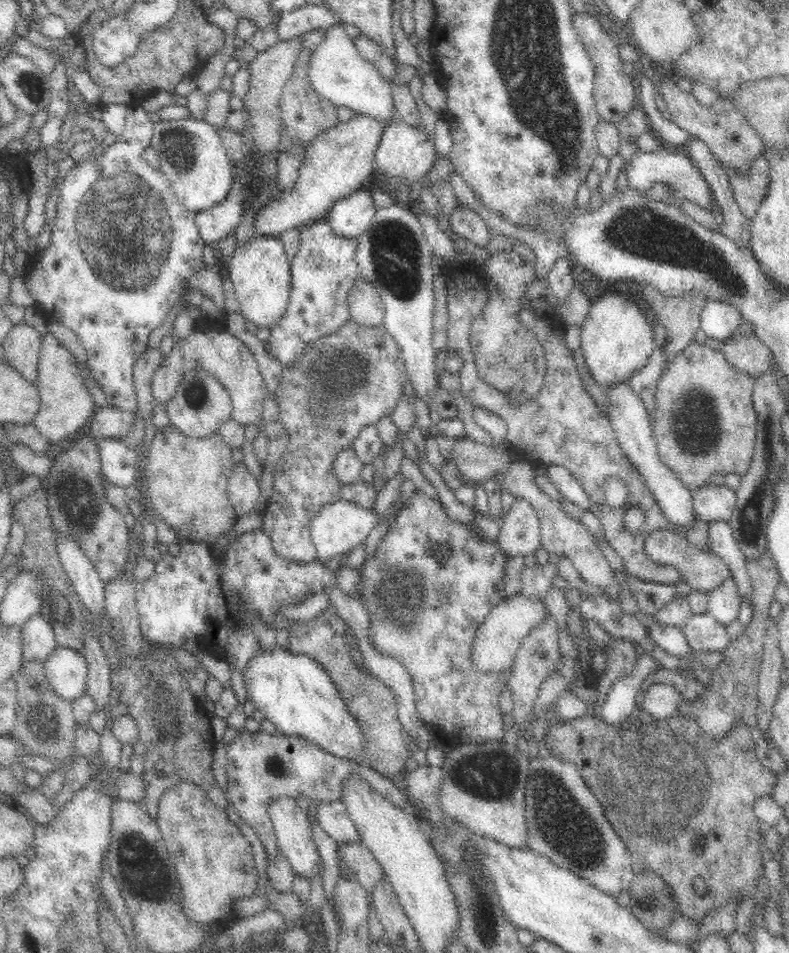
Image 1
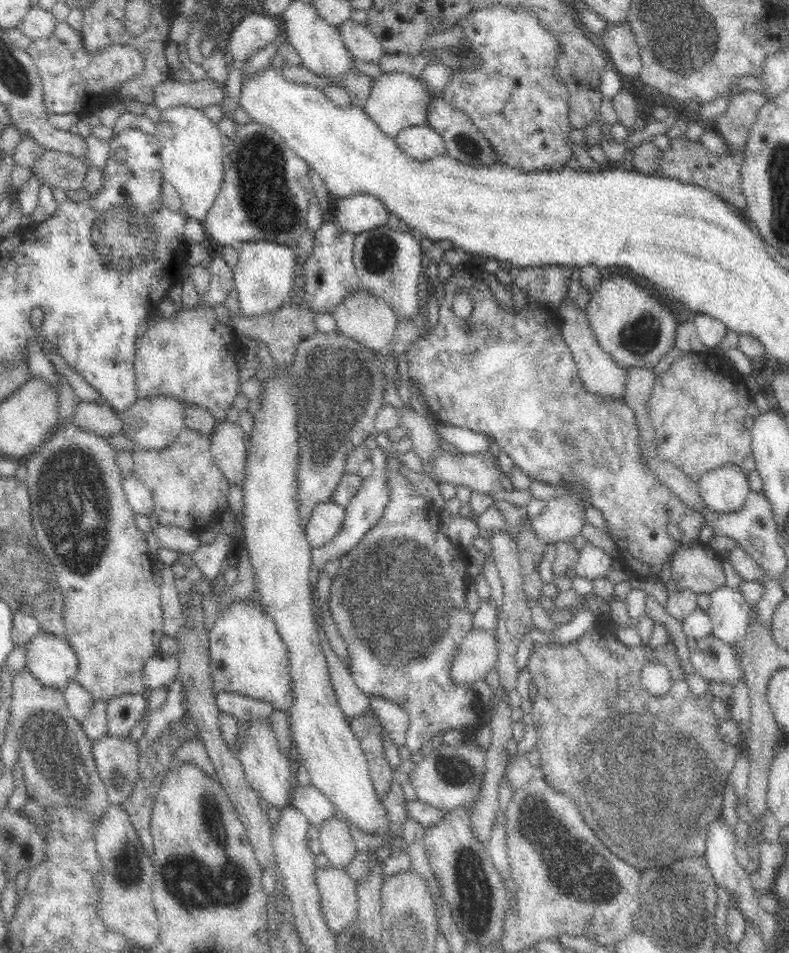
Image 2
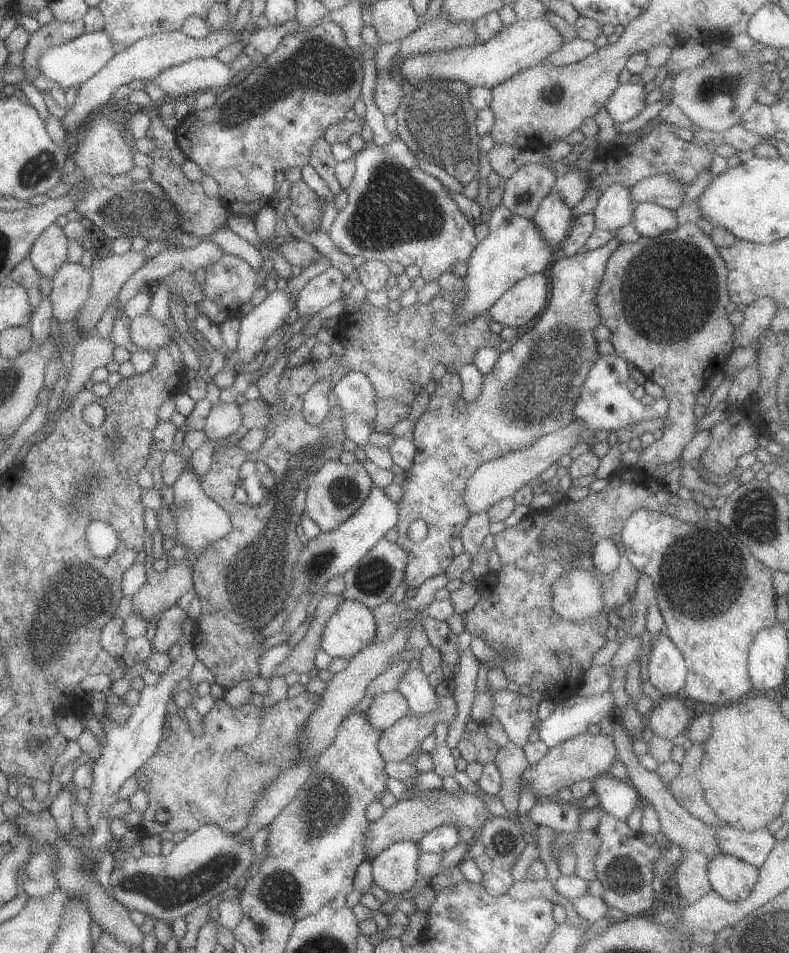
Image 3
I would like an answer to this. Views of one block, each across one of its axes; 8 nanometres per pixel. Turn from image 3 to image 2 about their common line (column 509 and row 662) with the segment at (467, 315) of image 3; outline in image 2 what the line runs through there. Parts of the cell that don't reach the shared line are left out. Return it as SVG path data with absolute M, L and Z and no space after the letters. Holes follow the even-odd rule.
M251 597L232 602L209 630L210 657L214 692L229 692L270 702L274 710L287 712L291 707L290 677L286 647L275 624Z

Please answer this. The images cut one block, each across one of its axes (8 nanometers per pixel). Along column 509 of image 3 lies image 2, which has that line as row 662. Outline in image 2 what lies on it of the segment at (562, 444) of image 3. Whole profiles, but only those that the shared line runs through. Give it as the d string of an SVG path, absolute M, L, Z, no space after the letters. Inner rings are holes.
M472 629L457 646L449 677L454 686L471 686L484 681L485 675L497 663L497 645L493 633Z

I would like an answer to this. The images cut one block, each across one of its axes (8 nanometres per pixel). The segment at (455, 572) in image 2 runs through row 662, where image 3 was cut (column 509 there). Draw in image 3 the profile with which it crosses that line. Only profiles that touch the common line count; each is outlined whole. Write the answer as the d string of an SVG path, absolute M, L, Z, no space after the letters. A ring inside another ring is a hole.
M613 236L603 246L600 246L595 250L590 250L581 254L577 252L570 257L563 257L557 255L555 256L551 265L551 272L549 272L552 284L552 288L551 290L549 290L549 298L547 298L549 302L545 304L545 310L541 312L541 317L539 318L539 320L537 320L537 322L535 322L535 324L533 324L533 326L531 326L531 328L529 328L529 330L527 330L527 332L525 332L525 334L523 334L523 336L519 336L519 338L516 338L510 344L511 348L508 348L507 350L505 350L505 352L498 354L497 360L495 361L492 370L489 373L482 375L482 385L479 396L475 400L472 400L470 403L466 403L465 410L459 412L452 408L452 402L457 397L459 397L460 393L460 380L457 376L457 373L445 372L441 376L439 384L436 384L434 392L430 397L431 399L429 400L429 403L427 403L423 414L421 414L421 416L419 416L419 418L417 418L417 420L413 423L412 431L410 433L413 441L413 446L415 447L416 451L413 455L411 466L409 466L409 468L407 468L407 470L404 470L402 473L404 476L403 482L400 485L402 493L399 497L399 500L395 503L397 505L397 522L395 523L394 527L395 530L397 530L398 532L398 537L396 538L395 543L397 543L397 546L399 546L399 548L402 548L406 552L406 565L404 566L403 578L401 582L402 590L408 587L418 588L418 586L424 580L427 580L427 578L431 578L431 576L435 576L445 572L445 569L449 566L450 560L454 557L453 551L450 547L450 540L453 537L458 536L462 524L467 520L467 518L469 518L470 515L467 507L464 506L464 502L462 499L462 490L464 489L464 486L466 485L469 476L473 474L473 471L481 463L499 458L500 456L503 456L504 454L507 454L512 450L526 447L532 442L535 442L538 438L541 438L543 435L563 428L565 425L568 425L573 420L572 408L575 404L575 401L578 399L581 383L583 382L583 379L585 378L587 372L589 372L589 368L593 366L593 361L597 360L597 357L599 355L596 351L597 342L594 339L592 333L592 330L595 328L595 326L600 324L599 315L597 314L596 309L596 302L594 300L596 295L596 288L599 286L599 281L603 276L604 266L607 262L607 259L609 258L609 256L611 256L611 253L617 248L617 245L619 243L619 240ZM417 519L421 519L423 520L423 522L425 522L427 527L427 535L425 536L425 538L423 538L423 540L416 543L407 538L406 530L407 526L409 526L411 522Z

